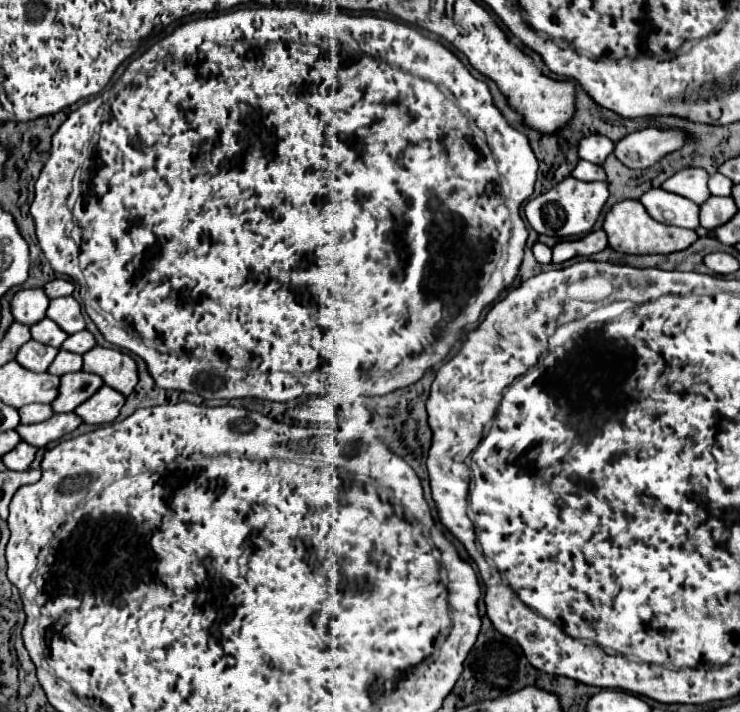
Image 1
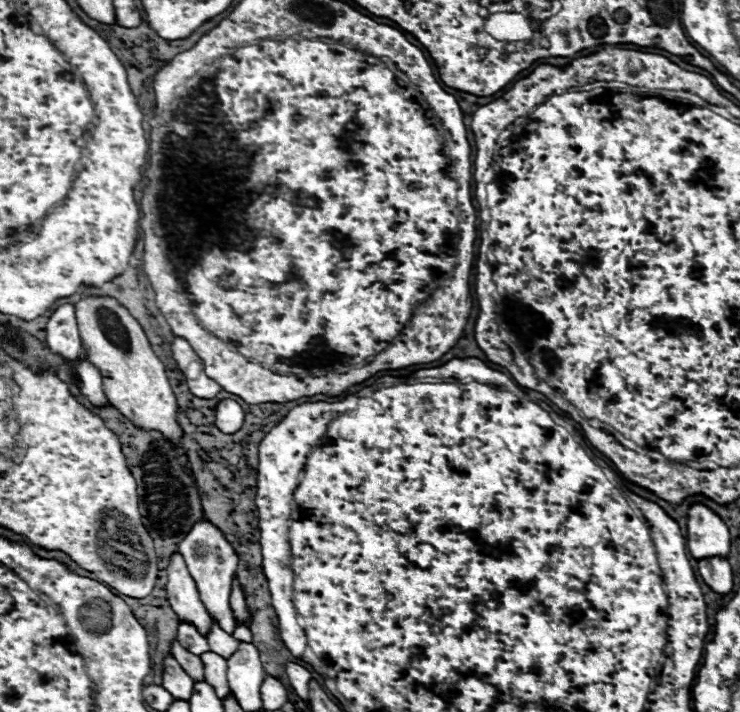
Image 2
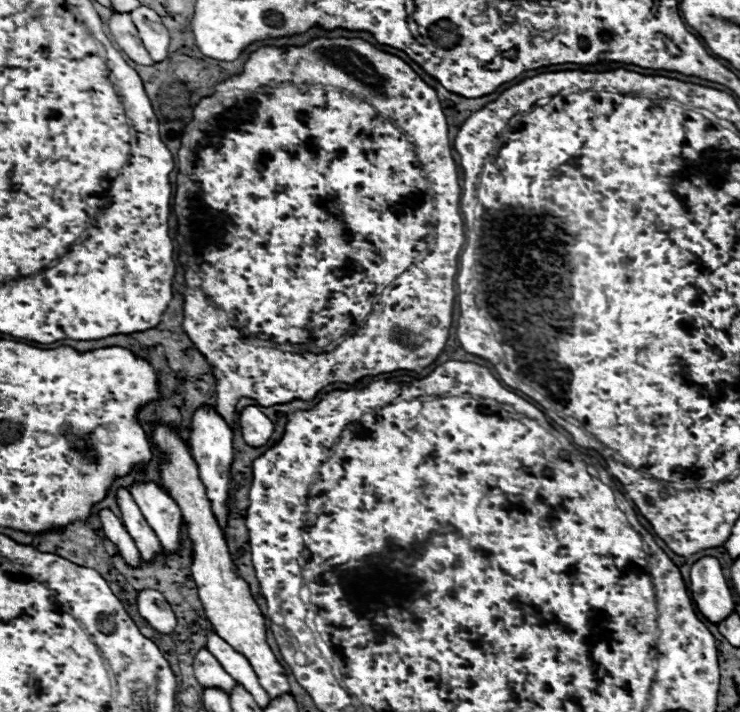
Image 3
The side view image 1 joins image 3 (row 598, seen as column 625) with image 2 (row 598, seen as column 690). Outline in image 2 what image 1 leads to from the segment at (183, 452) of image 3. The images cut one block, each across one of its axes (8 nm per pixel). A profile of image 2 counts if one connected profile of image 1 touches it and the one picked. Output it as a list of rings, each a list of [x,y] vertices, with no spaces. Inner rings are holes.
[[[234,578],[234,584],[232,584],[232,594],[230,594],[230,606],[234,610],[234,616],[238,622],[250,626],[250,614],[248,614],[248,608],[246,608],[246,600],[244,600],[244,592],[240,590],[240,584],[238,580]]]

